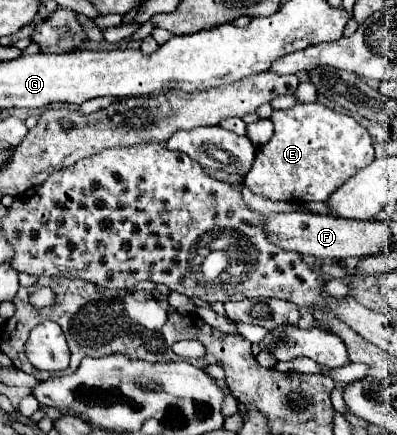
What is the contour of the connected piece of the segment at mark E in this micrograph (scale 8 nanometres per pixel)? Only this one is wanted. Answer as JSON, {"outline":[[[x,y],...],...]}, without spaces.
{"outline":[[[318,101],[296,105],[272,113],[274,137],[258,147],[256,161],[244,179],[244,185],[260,197],[272,201],[328,201],[350,177],[374,159],[374,147],[368,129],[354,117],[338,113]]]}

